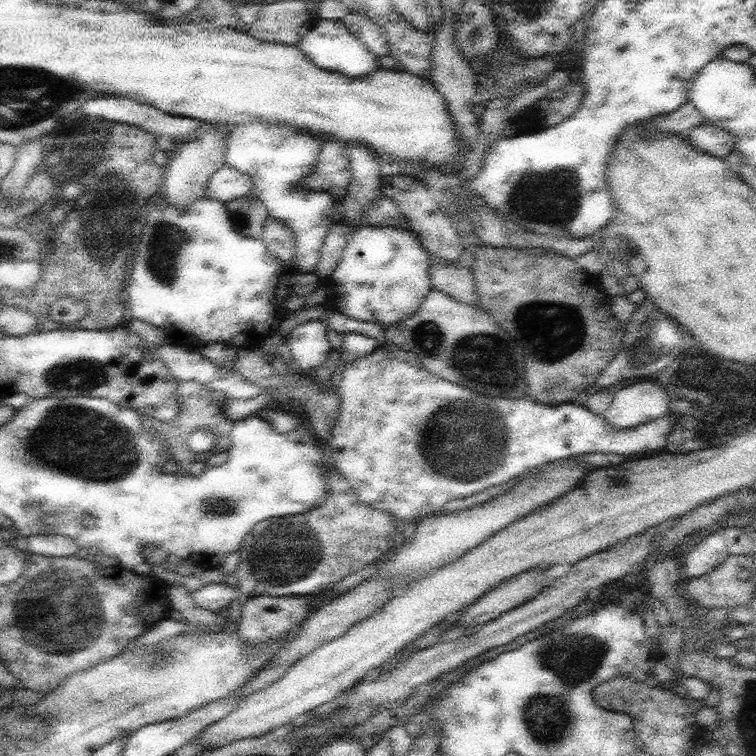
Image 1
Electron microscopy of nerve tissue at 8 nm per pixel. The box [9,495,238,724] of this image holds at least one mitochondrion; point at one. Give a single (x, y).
(60, 610)

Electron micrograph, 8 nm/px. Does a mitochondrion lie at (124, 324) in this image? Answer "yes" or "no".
no

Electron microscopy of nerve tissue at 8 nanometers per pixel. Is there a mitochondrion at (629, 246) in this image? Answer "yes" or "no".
yes

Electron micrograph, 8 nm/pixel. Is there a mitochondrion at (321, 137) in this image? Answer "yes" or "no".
no

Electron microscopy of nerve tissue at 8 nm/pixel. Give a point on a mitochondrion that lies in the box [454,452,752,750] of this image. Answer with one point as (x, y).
(547, 715)

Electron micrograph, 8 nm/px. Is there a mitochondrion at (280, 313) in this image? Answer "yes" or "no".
no

